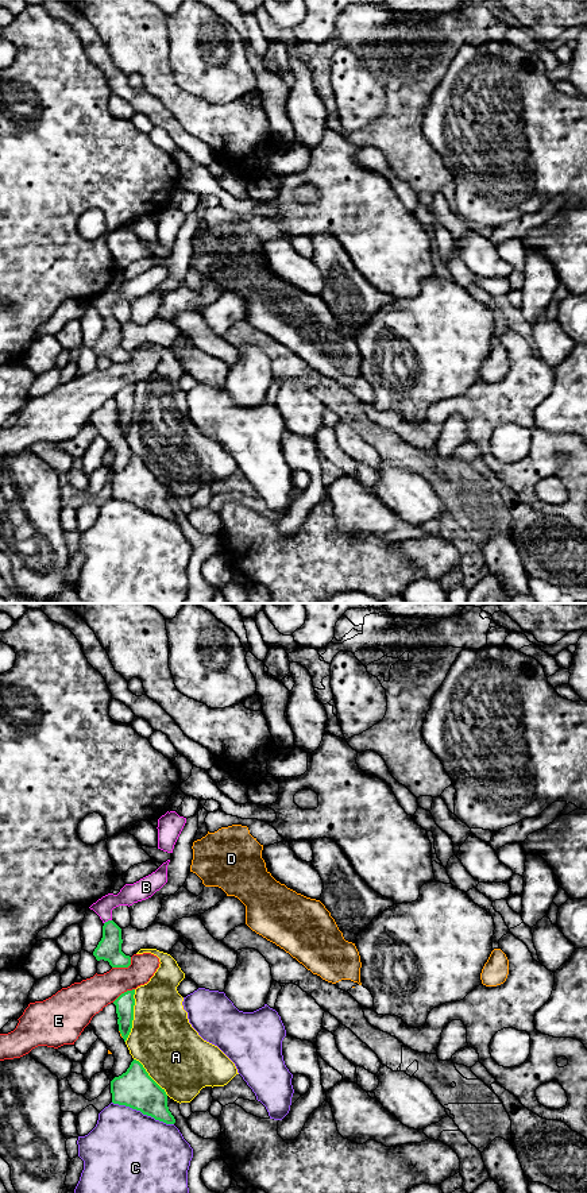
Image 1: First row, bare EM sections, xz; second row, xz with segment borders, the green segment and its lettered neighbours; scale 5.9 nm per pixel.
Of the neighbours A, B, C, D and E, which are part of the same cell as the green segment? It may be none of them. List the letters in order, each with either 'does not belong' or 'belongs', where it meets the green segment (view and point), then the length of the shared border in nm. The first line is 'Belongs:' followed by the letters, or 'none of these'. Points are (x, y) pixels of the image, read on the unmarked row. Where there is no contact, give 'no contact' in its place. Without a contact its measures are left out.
Belongs: B
A: does not belong; meets green in xz at (132, 410); contact 320 nm long
B: belongs; meets green in xz at (108, 316); contact 50 nm long
C: does not belong; meets green in xz at (143, 509); contact 400 nm long
D: does not belong; meets green in xz at (120, 428); contact 50 nm long
E: does not belong; meets green in xz at (124, 362); contact 140 nm long

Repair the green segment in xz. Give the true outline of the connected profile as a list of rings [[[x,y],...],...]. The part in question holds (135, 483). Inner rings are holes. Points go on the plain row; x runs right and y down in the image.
[[[134,455],[119,472],[111,476],[112,498],[140,506],[143,510],[166,520],[175,514],[167,502],[167,490],[146,467],[143,460]]]

